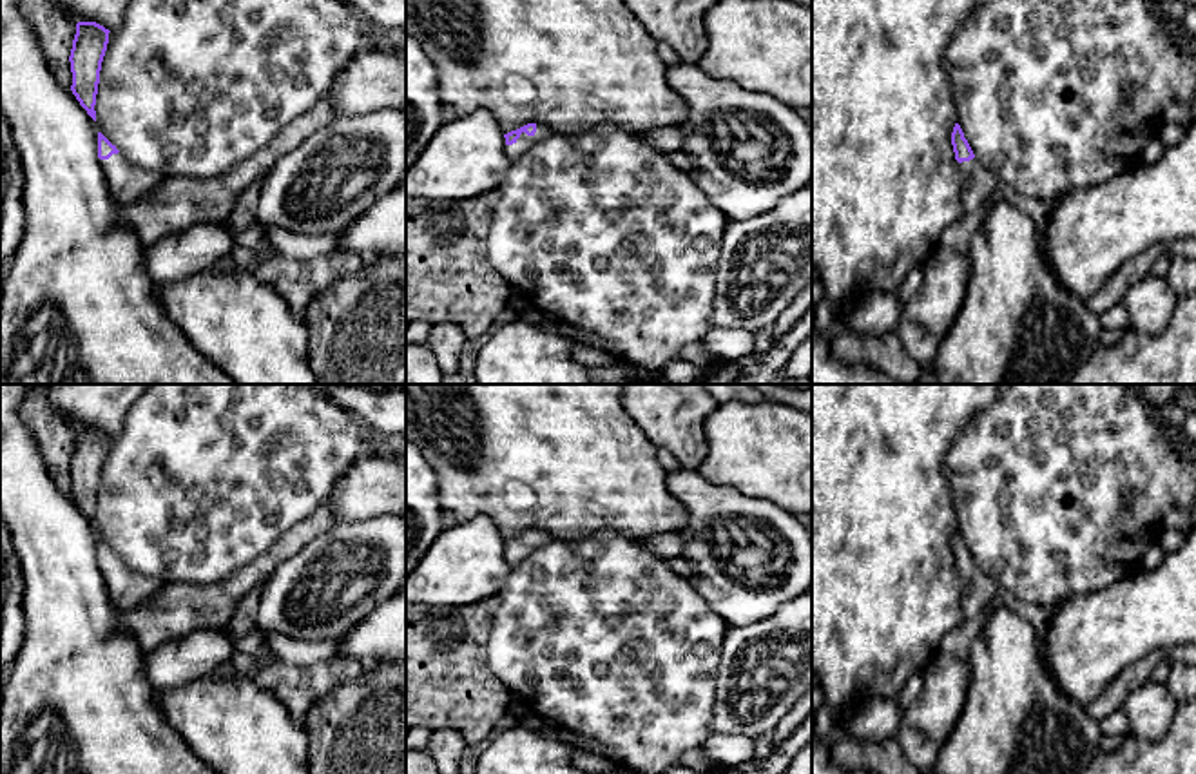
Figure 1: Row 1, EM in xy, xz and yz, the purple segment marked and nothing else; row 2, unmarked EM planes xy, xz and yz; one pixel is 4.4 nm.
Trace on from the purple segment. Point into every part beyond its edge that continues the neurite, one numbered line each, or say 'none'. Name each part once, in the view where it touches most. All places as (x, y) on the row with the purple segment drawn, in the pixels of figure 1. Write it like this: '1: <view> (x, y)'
1: xz (524, 142)

